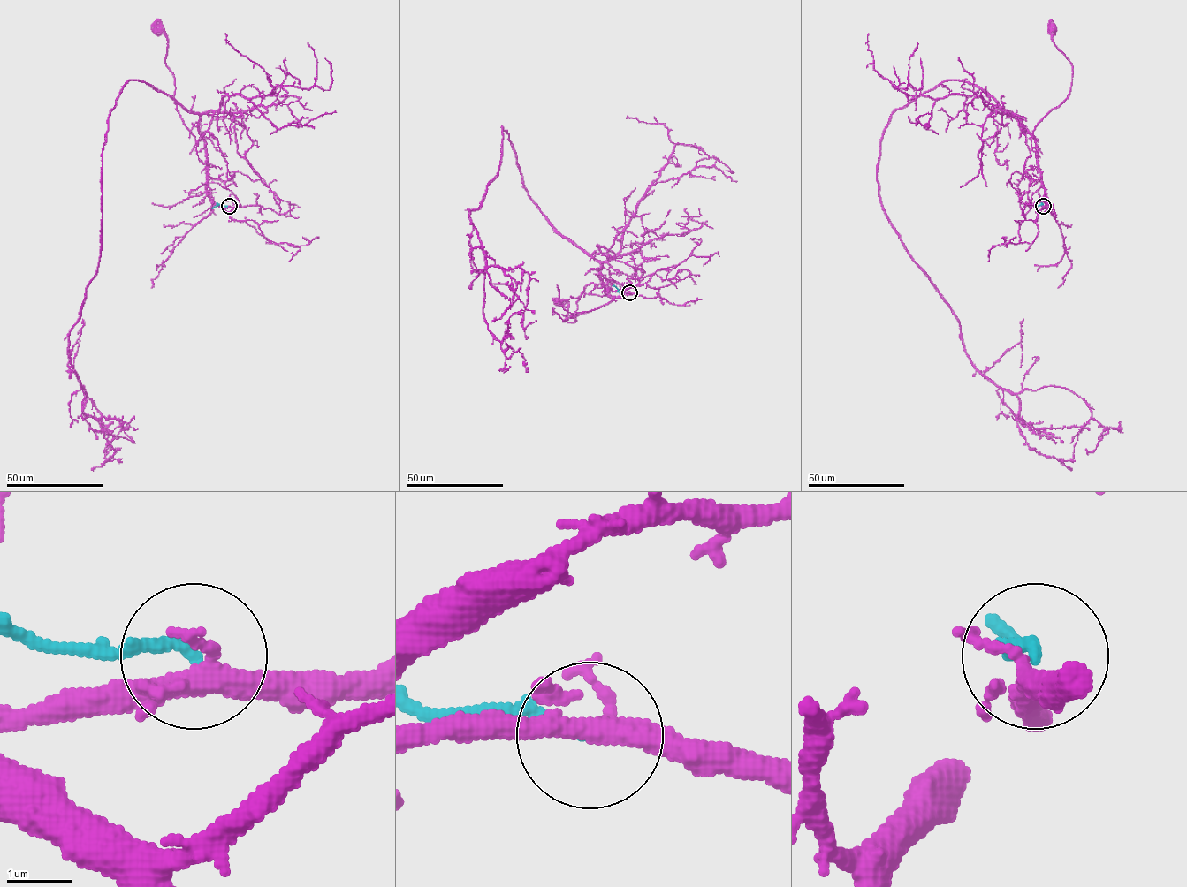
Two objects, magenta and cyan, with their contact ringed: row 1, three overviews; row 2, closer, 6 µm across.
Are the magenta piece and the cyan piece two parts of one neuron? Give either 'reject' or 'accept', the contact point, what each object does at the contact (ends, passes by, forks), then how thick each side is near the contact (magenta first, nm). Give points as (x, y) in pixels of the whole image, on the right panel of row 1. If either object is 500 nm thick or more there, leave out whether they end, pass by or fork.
reject | (1043, 206) | magenta forks | cyan ends | 280/170 nm

